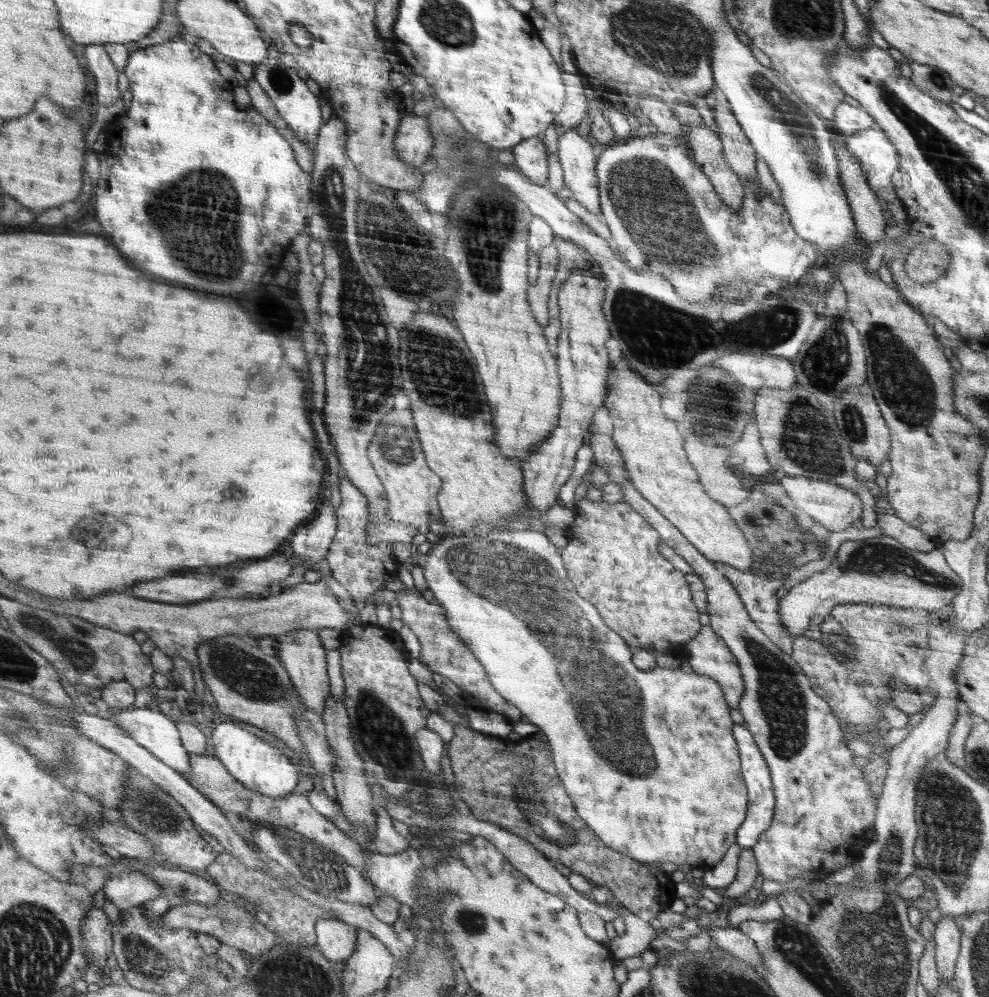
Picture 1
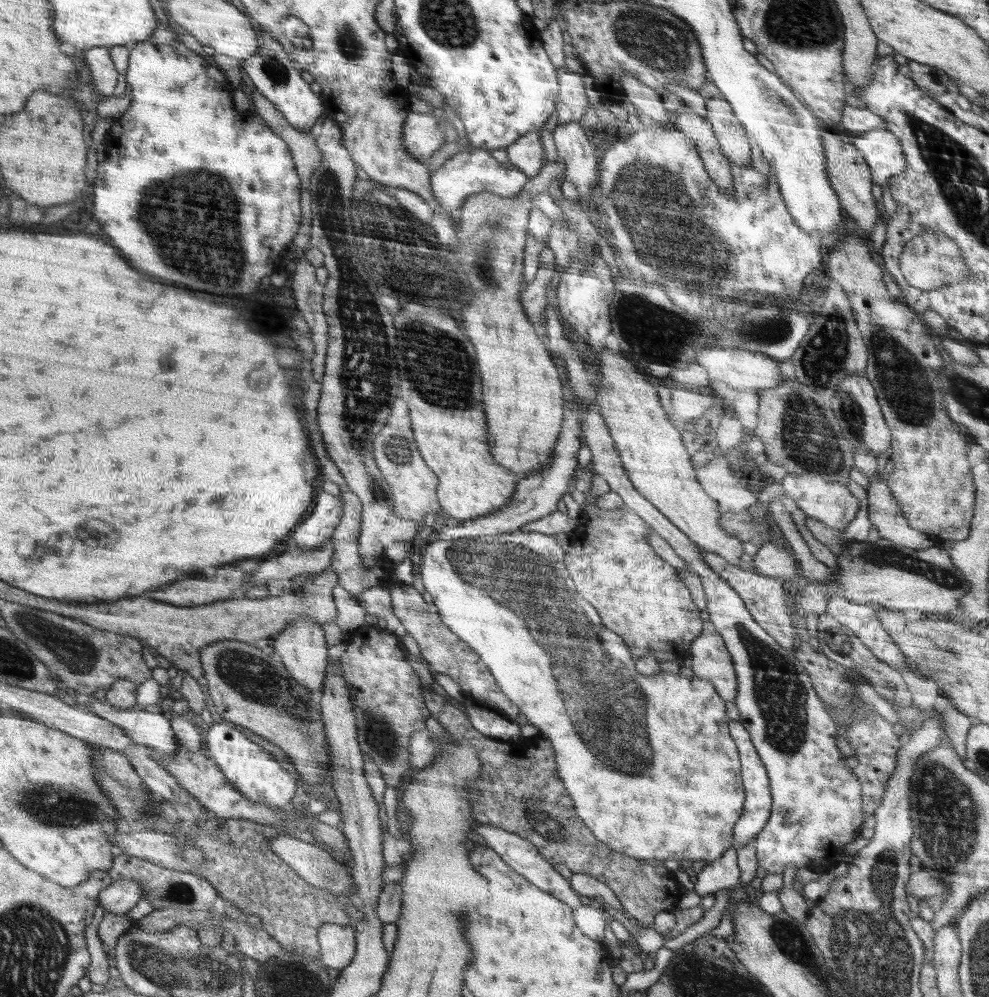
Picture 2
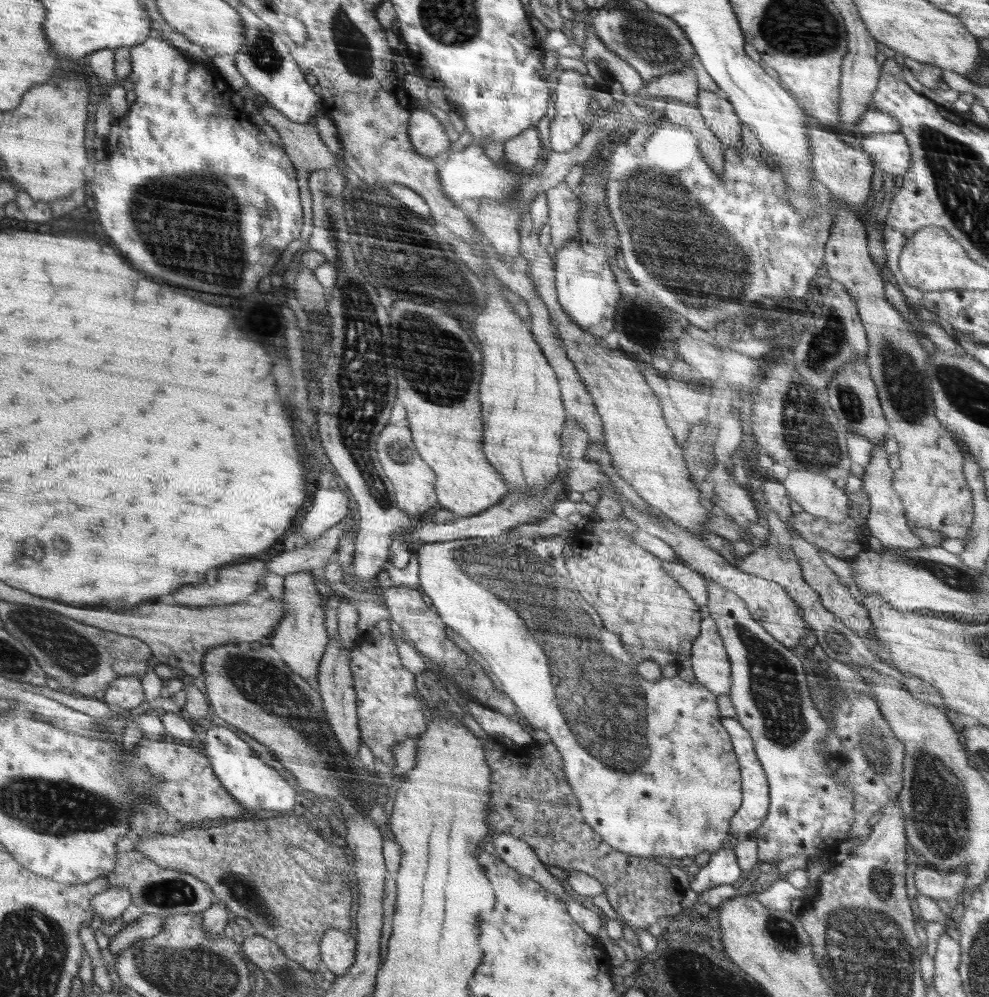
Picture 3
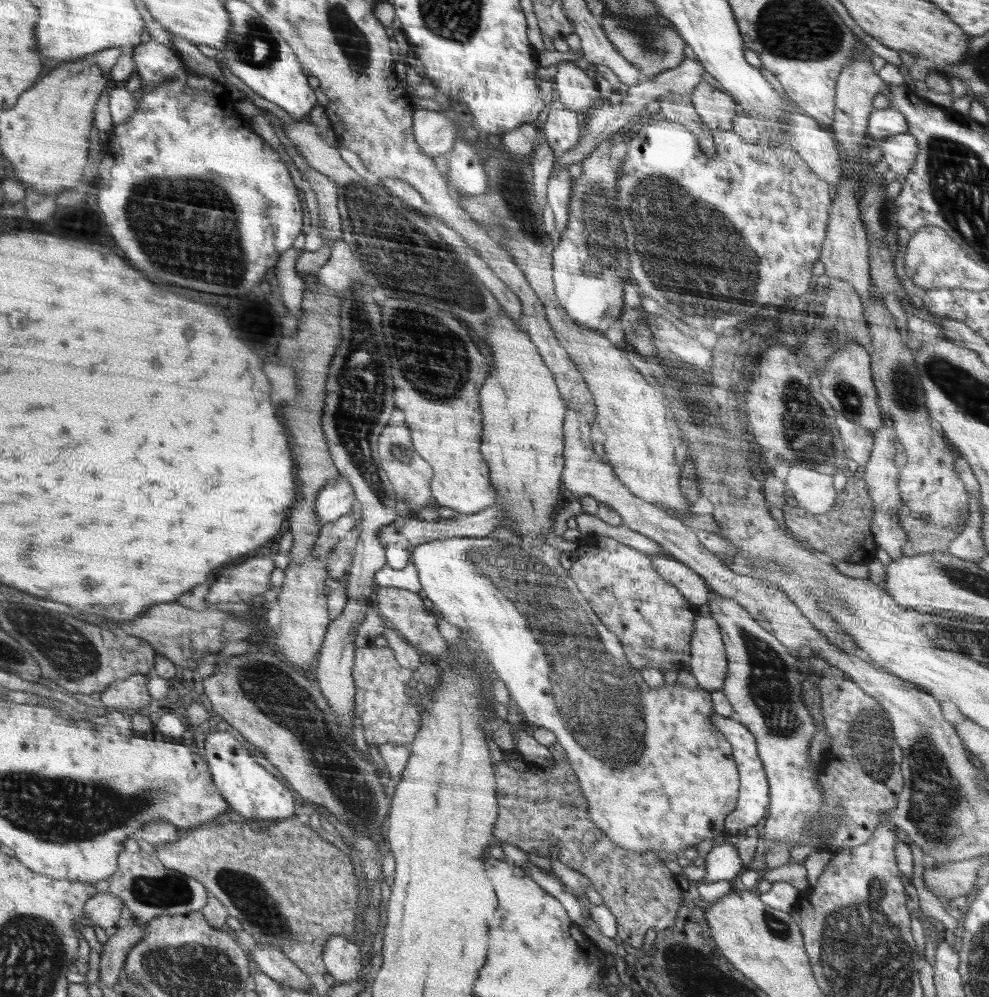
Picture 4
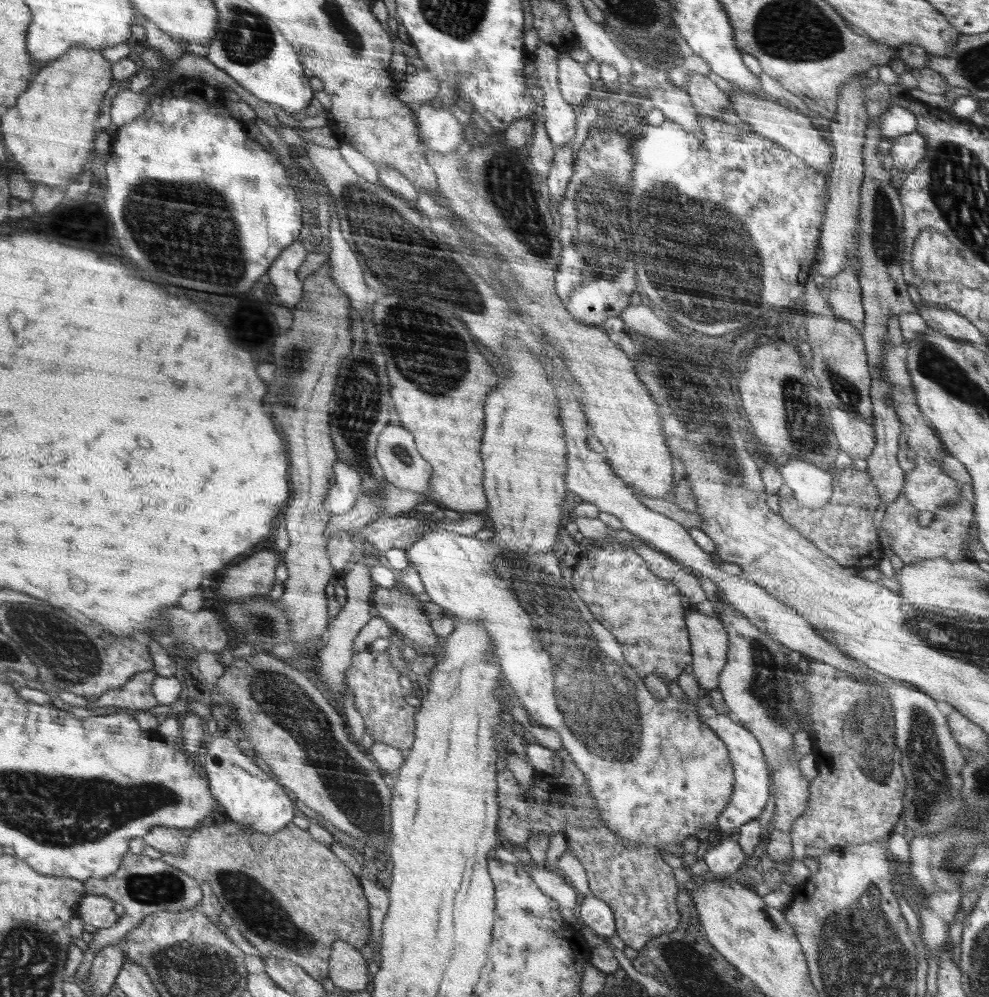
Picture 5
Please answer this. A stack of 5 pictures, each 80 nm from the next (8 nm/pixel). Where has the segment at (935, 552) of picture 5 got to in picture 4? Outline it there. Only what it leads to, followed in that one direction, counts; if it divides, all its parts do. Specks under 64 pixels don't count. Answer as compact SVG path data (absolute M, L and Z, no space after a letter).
M904 504L897 510L899 523L907 536L907 543L902 546L902 554L914 556L927 552L949 552L948 545L960 531L942 525L922 522L913 517L911 508Z

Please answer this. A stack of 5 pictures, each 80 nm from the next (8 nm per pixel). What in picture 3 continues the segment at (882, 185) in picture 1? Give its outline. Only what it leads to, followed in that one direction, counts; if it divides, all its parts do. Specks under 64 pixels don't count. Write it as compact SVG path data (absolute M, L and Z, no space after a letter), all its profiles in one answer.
M876 132L861 136L864 150L871 154L875 168L895 177L907 172L911 166L911 147L902 133Z

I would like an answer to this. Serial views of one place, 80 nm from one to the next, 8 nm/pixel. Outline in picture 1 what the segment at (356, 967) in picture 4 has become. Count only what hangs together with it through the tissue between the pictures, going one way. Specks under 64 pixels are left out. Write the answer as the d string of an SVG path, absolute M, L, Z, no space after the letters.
M338 918L316 921L315 934L318 936L316 946L332 964L346 962L355 951L357 927Z

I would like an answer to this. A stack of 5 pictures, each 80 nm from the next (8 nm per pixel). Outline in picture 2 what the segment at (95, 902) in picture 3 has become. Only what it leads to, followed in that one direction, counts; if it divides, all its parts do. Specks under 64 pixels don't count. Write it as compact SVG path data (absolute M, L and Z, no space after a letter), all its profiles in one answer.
M119 878L100 892L98 902L105 912L114 914L127 914L141 899L143 892L135 880Z

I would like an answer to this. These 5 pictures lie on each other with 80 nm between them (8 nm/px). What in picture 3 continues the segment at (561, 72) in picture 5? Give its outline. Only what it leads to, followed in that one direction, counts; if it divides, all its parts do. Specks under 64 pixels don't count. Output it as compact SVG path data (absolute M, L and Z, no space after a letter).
M563 70L558 76L556 84L555 108L562 116L575 116L583 121L587 121L590 102L597 100L602 104L603 109L615 109L614 101L599 87L591 91L584 76L576 70Z

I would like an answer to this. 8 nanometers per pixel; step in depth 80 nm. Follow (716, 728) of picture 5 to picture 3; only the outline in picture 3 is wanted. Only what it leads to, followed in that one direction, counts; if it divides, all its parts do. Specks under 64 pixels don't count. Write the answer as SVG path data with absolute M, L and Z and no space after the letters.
M724 718L723 726L728 726L728 730L732 730L732 742L736 742L736 753L740 754L740 765L744 766L744 810L740 810L740 814L736 814L736 822L732 822L731 843L744 841L746 836L750 836L752 830L756 830L762 820L768 815L768 782L766 782L765 770L758 761L754 739L747 728L740 724L735 718Z

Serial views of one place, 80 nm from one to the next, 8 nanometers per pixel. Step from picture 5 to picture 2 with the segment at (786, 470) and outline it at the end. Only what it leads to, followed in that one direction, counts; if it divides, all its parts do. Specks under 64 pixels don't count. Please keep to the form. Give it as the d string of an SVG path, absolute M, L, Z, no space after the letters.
M789 473L782 480L783 490L801 508L808 517L825 522L835 529L846 528L855 518L859 508L859 499L850 493L846 485L840 482L827 482L824 477L813 474Z

